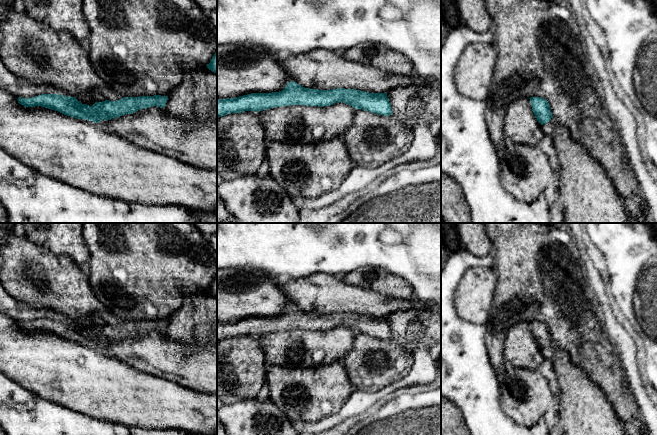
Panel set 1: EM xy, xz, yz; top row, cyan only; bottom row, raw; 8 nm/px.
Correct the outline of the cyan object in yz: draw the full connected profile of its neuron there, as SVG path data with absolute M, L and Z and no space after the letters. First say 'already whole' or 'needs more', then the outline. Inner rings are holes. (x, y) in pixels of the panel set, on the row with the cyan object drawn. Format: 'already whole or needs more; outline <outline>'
already whole; outline M530 97L529 99L538 122L541 125L548 123L553 118L548 101L542 97Z

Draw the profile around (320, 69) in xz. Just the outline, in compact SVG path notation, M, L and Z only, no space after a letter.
M323 49L290 56L280 60L280 64L295 83L310 89L331 90L345 88L369 93L388 93L397 87L433 85L433 80L431 79L396 75L382 69L360 64L356 61L347 60L334 51Z

